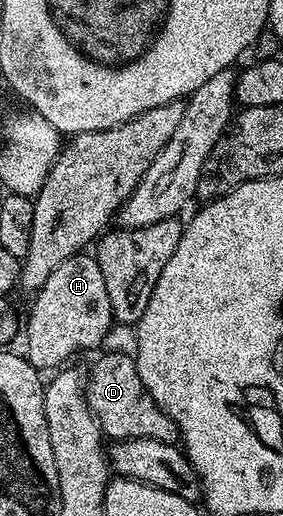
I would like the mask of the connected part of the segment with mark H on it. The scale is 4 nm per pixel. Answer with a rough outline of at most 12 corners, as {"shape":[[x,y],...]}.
{"shape":[[91,253],[35,291],[28,363],[41,372],[114,327]]}

